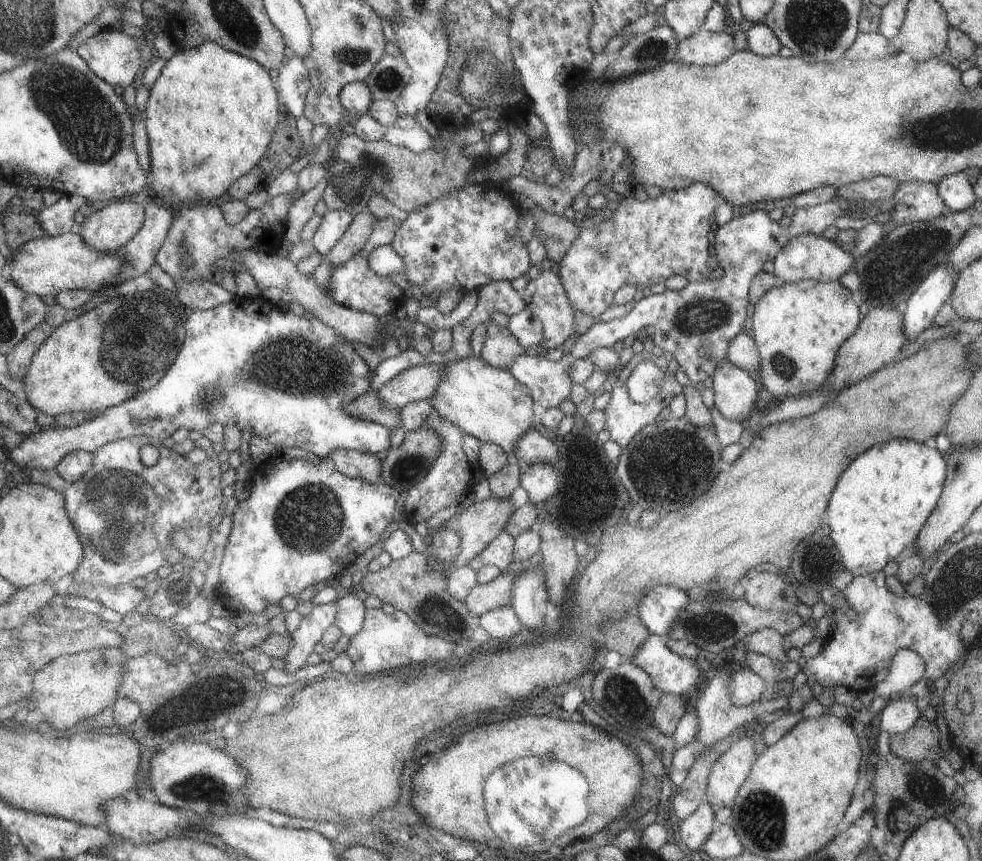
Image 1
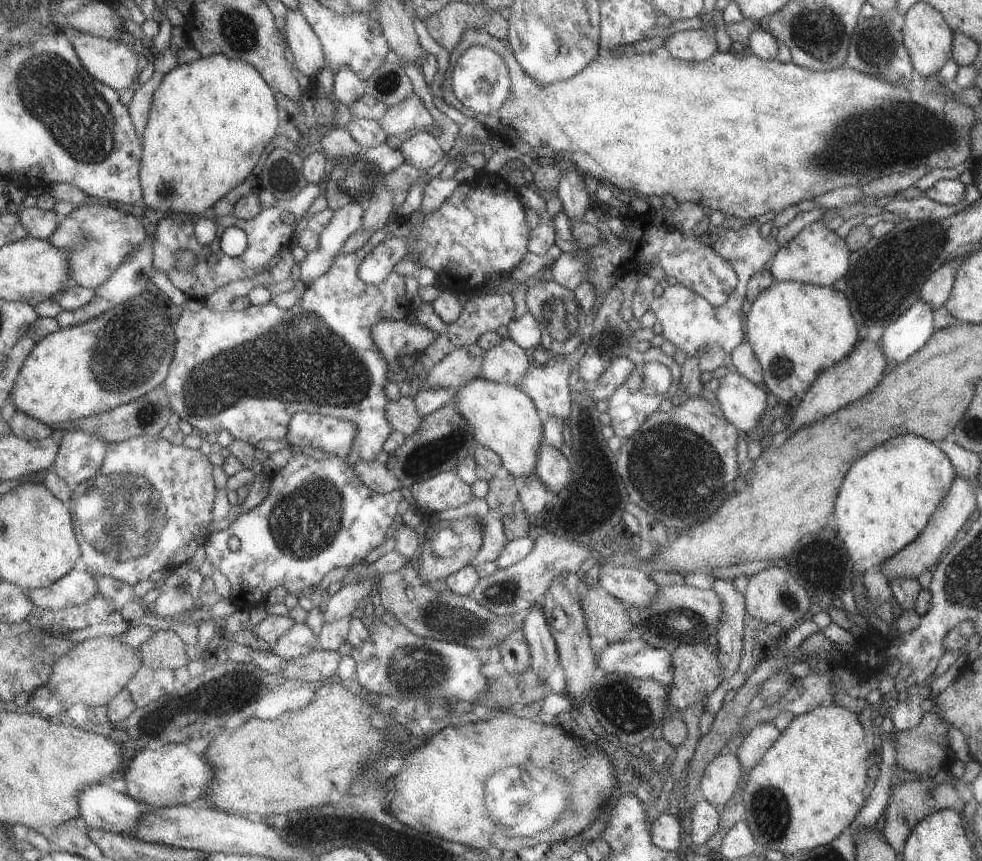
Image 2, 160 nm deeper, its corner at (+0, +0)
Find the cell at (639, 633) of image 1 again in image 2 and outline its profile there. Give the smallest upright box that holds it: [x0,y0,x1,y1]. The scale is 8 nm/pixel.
[582,586,635,643]

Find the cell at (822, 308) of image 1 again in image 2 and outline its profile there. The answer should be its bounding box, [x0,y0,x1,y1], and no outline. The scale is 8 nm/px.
[745,281,856,404]

